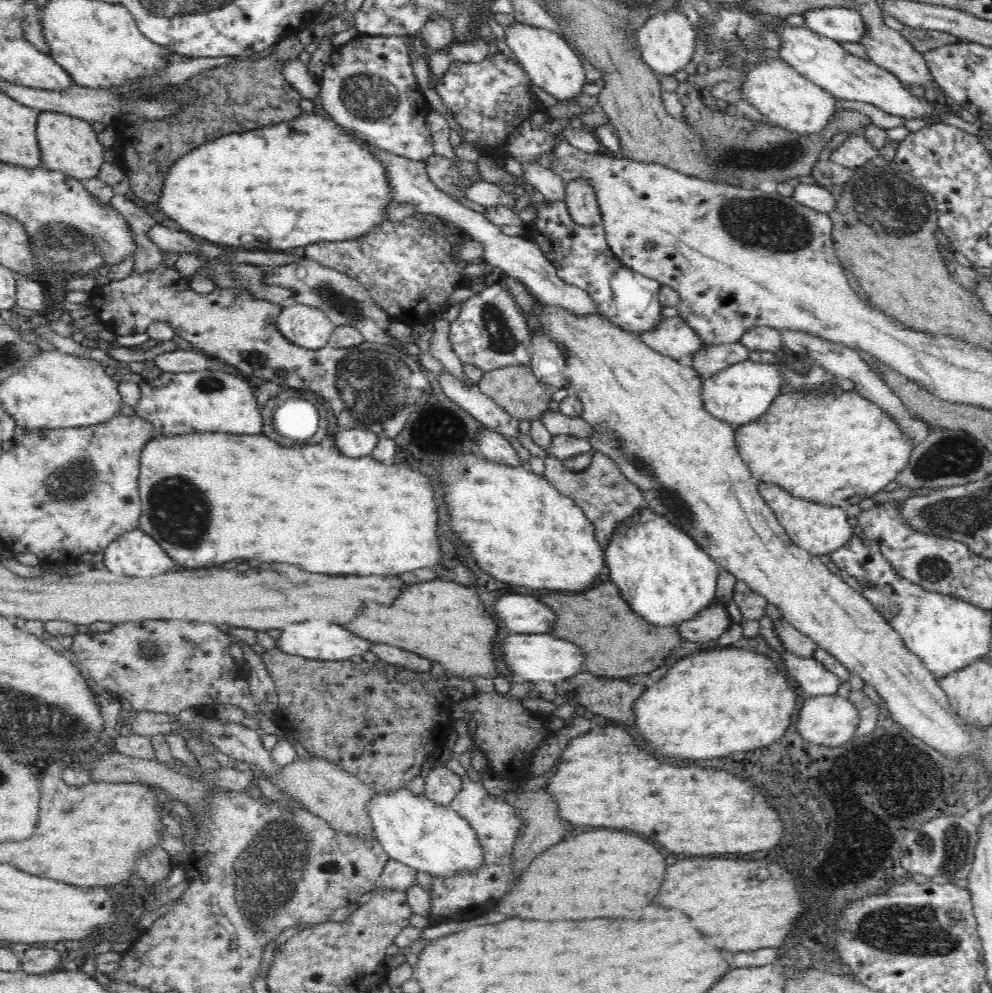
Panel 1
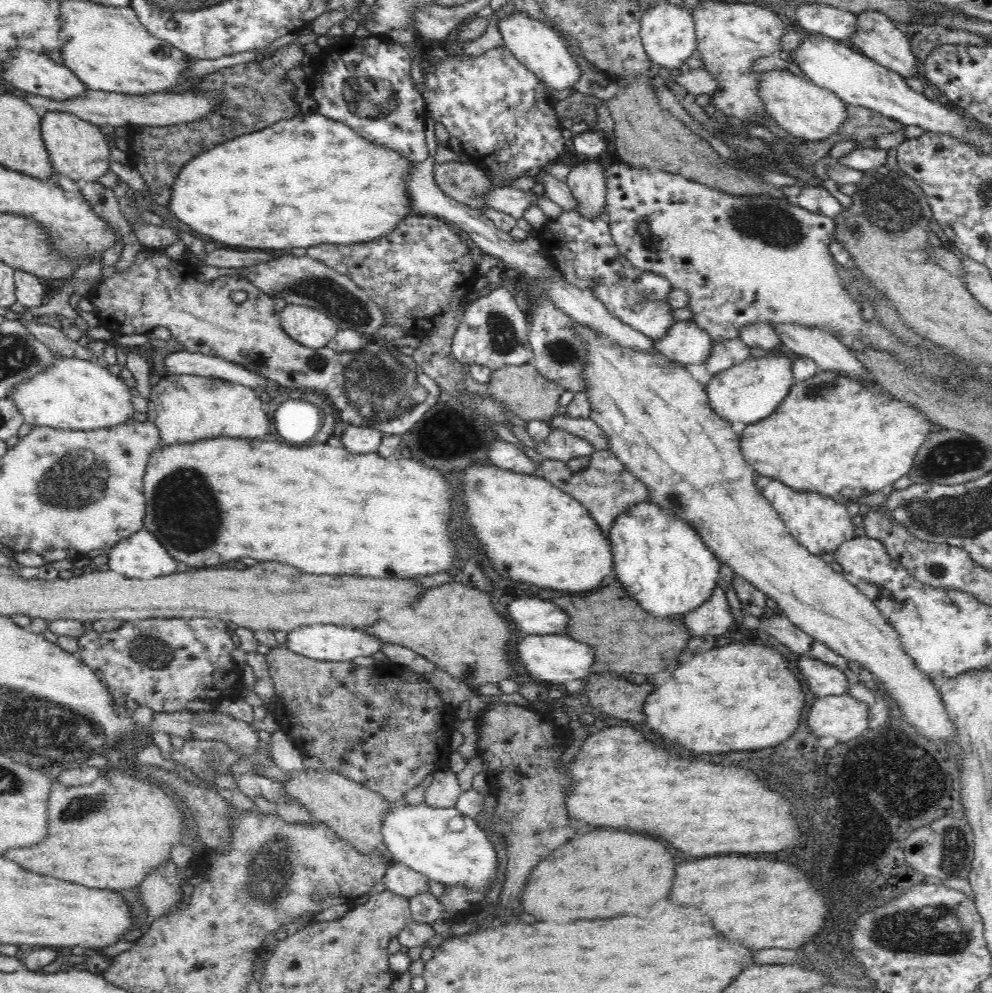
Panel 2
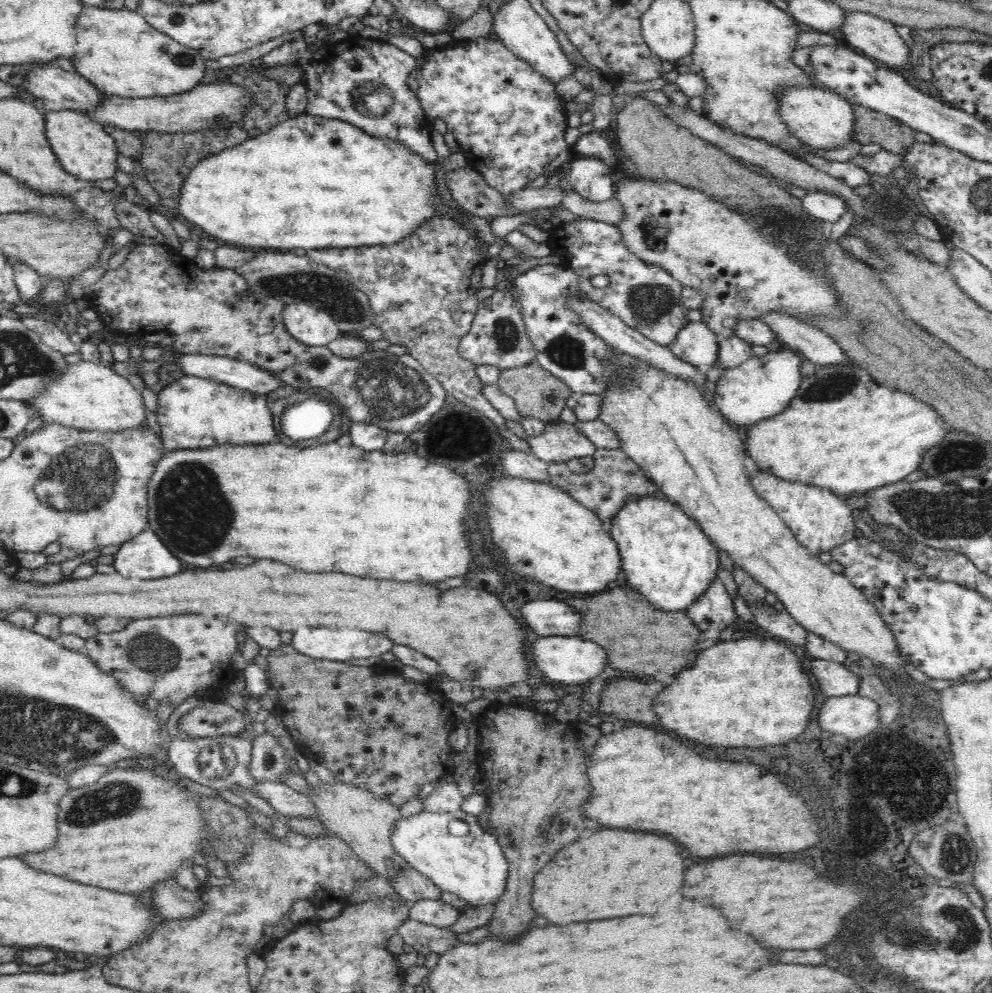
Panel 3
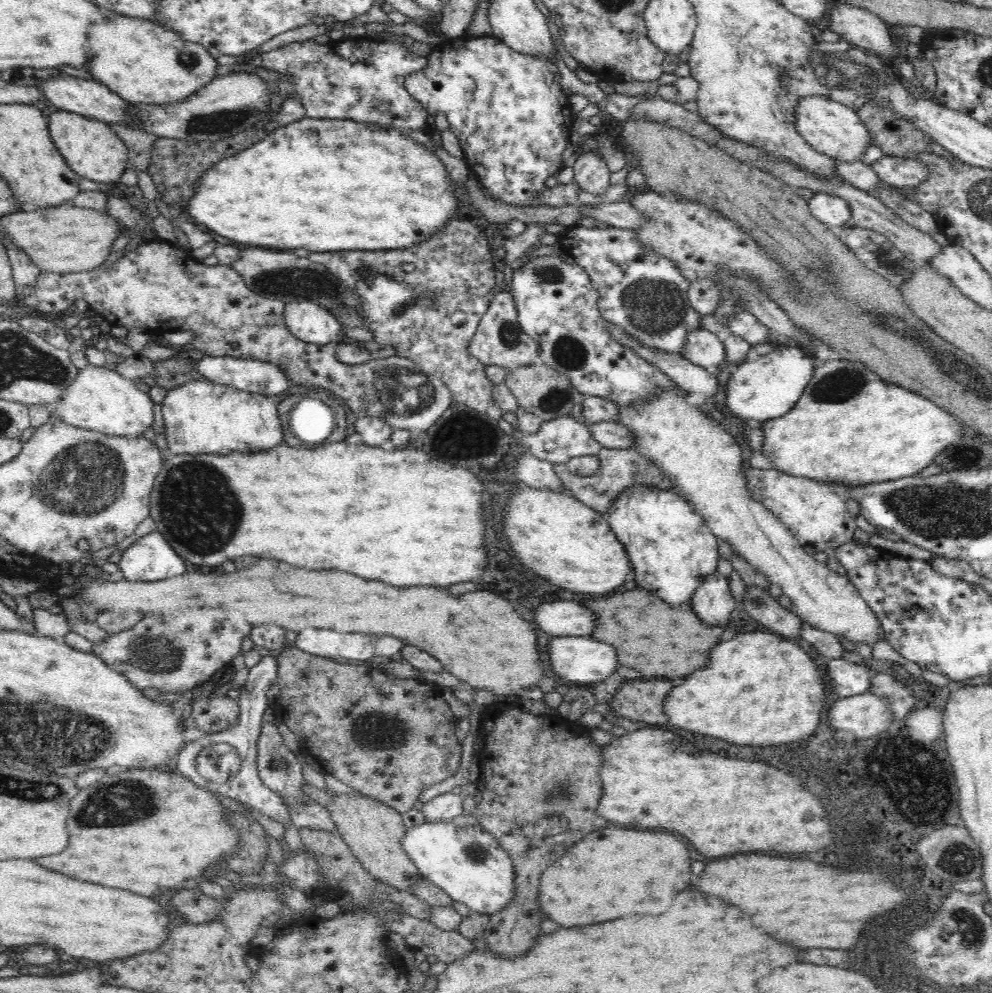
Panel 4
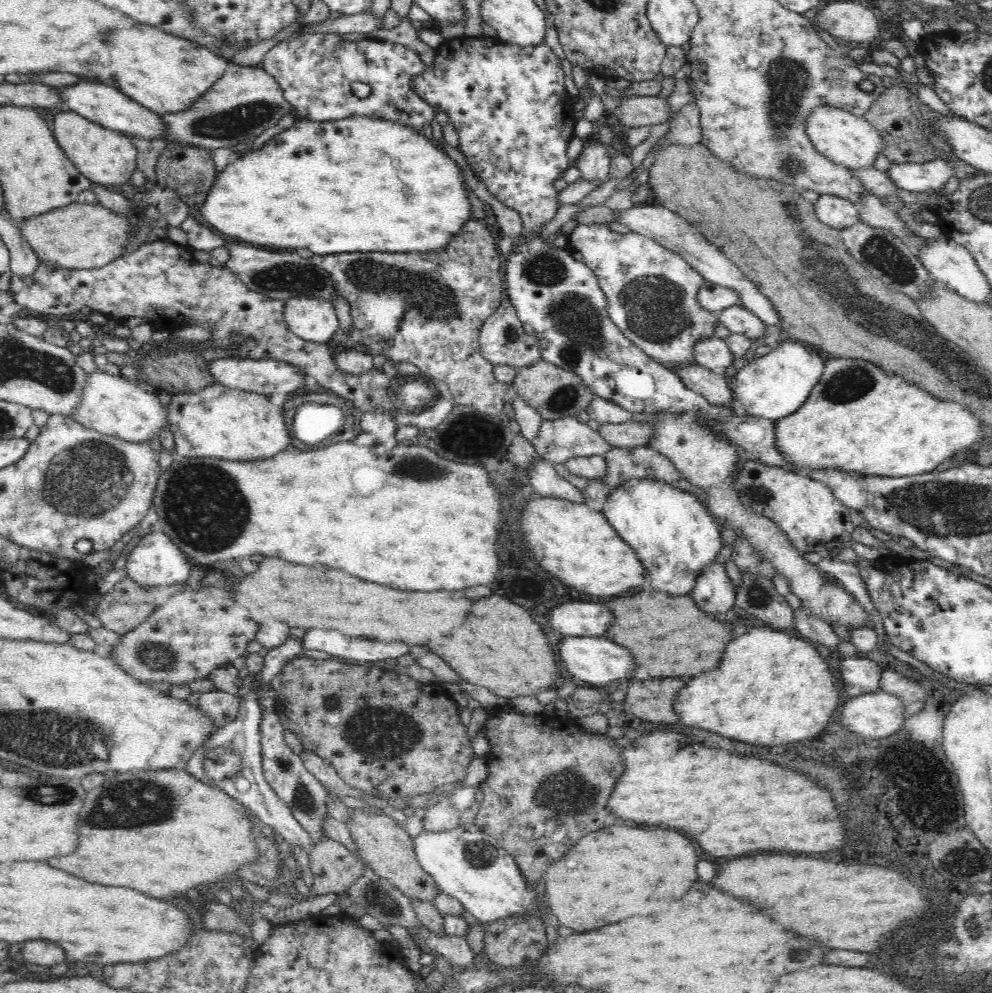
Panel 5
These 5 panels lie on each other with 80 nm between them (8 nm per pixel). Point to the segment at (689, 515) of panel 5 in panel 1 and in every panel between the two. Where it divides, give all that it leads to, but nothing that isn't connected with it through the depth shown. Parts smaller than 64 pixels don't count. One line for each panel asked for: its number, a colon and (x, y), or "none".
1: (661, 572)
2: (660, 560)
3: (665, 556)
4: (671, 549)

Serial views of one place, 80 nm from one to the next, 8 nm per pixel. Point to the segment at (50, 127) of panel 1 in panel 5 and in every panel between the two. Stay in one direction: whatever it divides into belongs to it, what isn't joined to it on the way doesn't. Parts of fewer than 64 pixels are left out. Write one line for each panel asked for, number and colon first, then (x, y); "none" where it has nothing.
2: (79, 149)
3: (84, 149)
4: (90, 148)
5: (107, 157)

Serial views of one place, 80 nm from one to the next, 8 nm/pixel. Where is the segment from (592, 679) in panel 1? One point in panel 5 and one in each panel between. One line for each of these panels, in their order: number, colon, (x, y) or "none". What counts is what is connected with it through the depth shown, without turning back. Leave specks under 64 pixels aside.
2: (612, 694)
3: (622, 697)
4: (637, 700)
5: (652, 700)

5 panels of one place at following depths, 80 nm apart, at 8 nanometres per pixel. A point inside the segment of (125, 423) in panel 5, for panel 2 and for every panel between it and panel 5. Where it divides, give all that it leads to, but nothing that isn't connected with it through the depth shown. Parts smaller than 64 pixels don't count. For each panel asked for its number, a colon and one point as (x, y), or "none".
2: (75, 394)
3: (88, 396)
4: (102, 400)

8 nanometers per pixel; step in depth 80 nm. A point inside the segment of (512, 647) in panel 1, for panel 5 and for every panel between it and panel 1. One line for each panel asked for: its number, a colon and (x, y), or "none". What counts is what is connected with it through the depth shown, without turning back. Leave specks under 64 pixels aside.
2: (553, 658)
3: (573, 660)
4: (574, 659)
5: (597, 660)

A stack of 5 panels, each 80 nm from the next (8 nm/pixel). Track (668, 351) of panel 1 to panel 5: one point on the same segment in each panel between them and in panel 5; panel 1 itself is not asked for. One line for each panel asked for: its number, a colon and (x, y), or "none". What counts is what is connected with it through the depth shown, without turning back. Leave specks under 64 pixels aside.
2: (685, 342)
3: (695, 343)
4: (704, 349)
5: (713, 353)

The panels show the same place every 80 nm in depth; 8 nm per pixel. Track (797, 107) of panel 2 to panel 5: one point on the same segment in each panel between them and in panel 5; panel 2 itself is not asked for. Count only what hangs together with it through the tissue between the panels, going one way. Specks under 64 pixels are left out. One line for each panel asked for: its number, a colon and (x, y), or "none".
3: (821, 118)
4: (829, 127)
5: (848, 140)

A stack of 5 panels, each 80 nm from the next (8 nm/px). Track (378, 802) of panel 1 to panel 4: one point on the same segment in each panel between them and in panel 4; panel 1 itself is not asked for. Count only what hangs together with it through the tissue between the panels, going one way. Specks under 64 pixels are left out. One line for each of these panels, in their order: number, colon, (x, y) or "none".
2: (418, 836)
3: (473, 867)
4: (463, 860)

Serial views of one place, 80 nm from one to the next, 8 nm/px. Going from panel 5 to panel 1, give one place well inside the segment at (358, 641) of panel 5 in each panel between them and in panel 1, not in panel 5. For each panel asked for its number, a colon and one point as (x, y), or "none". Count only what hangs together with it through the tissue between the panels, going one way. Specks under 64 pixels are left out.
1: (318, 640)
2: (322, 642)
3: (324, 643)
4: (321, 642)

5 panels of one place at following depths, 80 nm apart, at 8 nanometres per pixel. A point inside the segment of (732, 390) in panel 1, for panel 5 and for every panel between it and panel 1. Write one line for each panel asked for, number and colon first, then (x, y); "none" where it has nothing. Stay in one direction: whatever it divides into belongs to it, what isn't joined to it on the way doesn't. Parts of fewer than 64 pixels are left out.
2: (749, 392)
3: (761, 387)
4: (769, 387)
5: (774, 386)

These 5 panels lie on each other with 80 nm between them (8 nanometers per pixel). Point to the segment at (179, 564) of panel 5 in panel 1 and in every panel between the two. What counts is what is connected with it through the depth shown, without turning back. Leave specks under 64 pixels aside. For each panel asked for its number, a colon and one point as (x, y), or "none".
1: (135, 553)
2: (140, 555)
3: (145, 556)
4: (150, 558)

